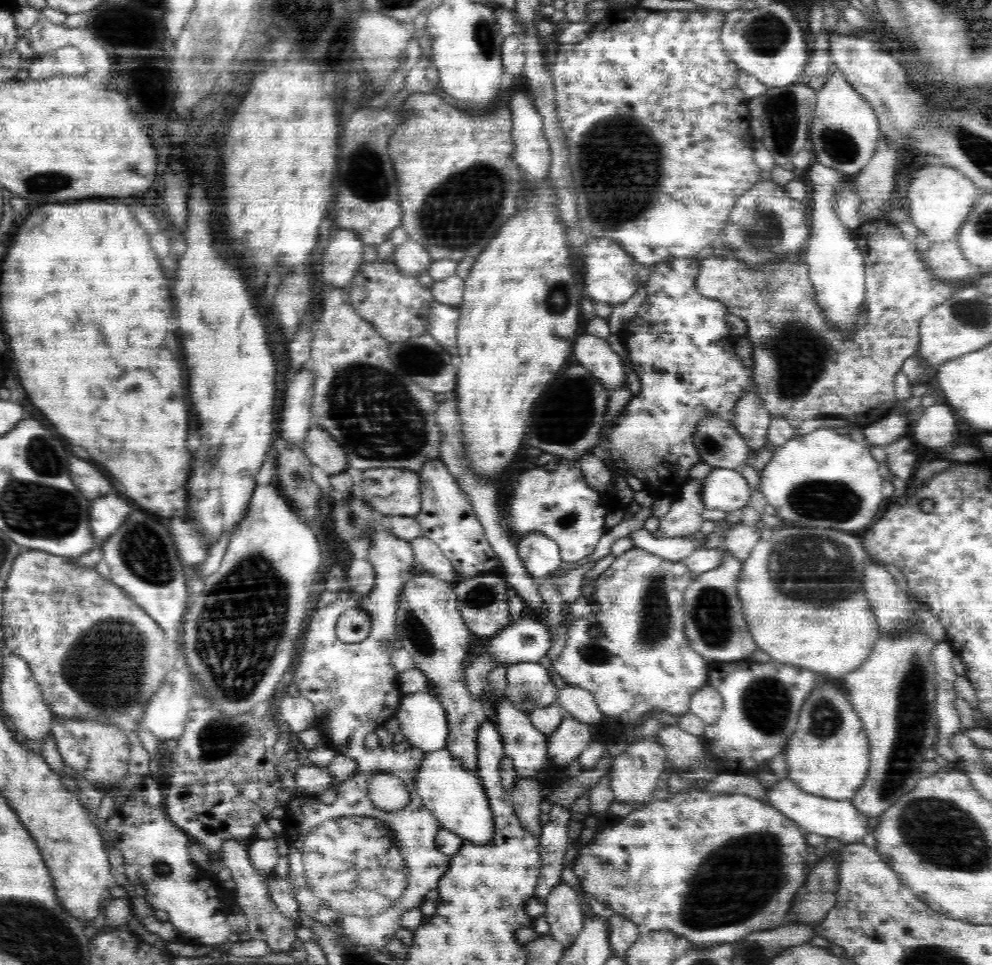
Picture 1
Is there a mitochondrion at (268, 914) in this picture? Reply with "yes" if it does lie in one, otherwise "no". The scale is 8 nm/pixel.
no

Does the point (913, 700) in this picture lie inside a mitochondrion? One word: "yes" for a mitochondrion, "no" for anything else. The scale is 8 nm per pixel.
yes

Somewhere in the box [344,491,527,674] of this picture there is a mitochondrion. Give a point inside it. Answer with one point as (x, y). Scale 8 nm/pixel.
(416, 631)

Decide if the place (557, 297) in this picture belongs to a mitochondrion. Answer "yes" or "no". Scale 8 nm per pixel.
yes

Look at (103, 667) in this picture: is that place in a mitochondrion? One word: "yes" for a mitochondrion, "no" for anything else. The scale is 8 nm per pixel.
yes

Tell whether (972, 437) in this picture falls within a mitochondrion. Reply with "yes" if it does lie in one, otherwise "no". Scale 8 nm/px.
no

